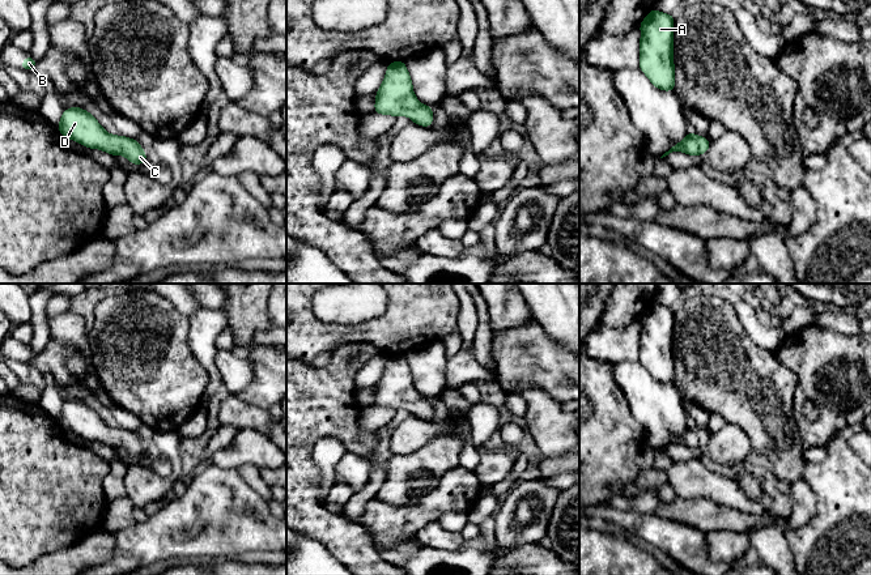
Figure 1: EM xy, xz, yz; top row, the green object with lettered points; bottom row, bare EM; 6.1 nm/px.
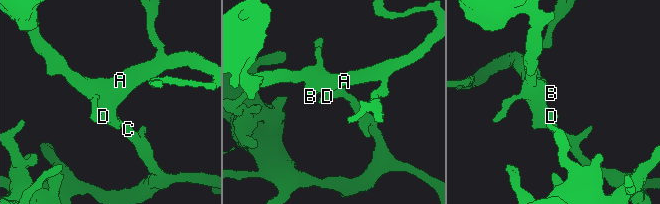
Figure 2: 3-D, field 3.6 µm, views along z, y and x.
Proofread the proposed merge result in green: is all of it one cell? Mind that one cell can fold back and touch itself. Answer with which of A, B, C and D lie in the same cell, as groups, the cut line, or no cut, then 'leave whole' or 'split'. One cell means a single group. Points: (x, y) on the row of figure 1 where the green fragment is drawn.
A B C D; no cut; leave whole

